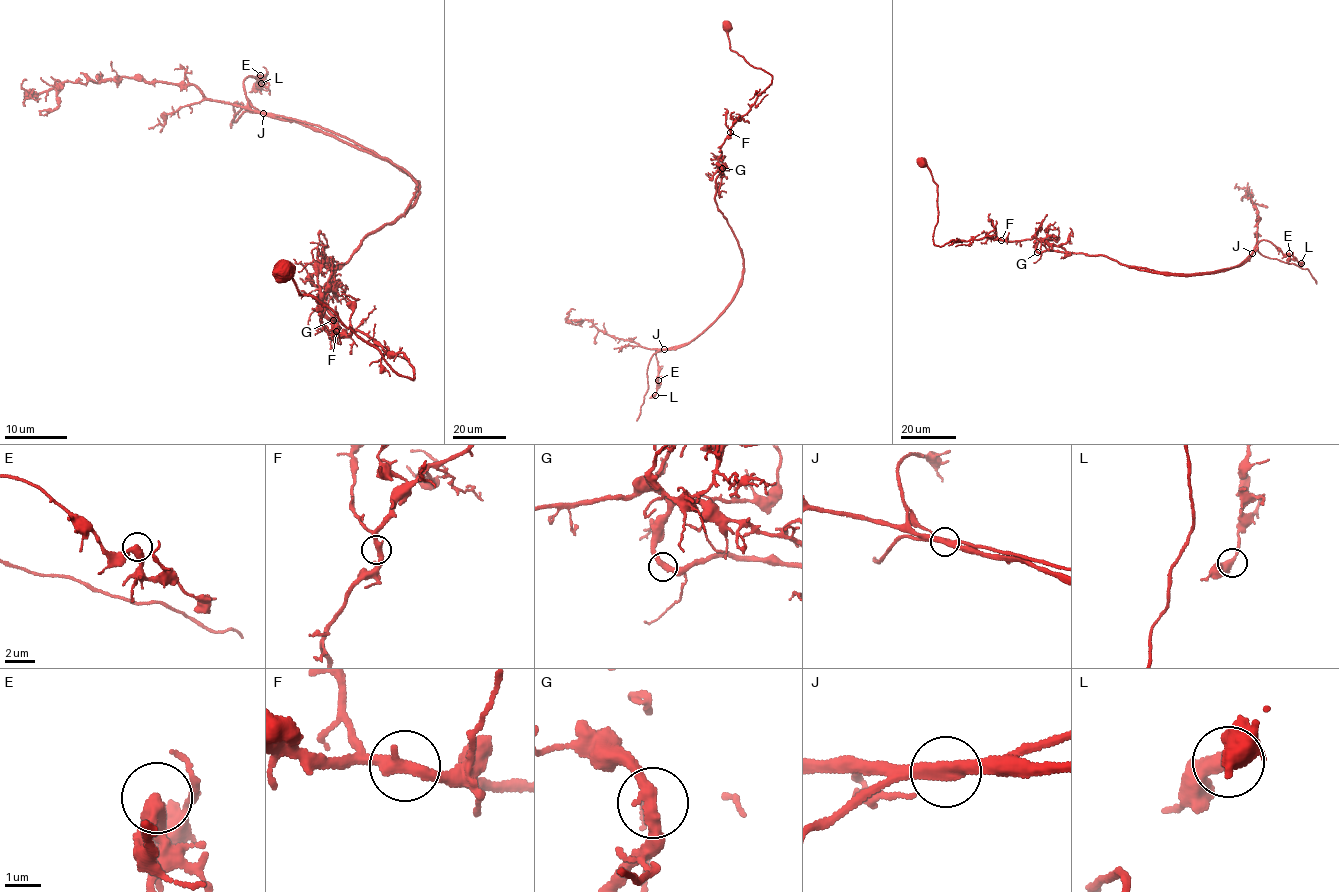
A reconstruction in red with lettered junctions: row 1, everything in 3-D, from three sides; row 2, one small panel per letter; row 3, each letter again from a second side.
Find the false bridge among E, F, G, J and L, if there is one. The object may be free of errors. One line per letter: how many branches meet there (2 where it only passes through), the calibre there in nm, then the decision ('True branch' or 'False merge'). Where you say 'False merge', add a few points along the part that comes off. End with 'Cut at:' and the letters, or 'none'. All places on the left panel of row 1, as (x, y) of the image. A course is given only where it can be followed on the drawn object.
E: Branches: 2. Thickness 380 nm. True branch
F: Branches: 2. Thickness 360 nm. True branch
G: Branches: 2. Thickness 340 nm. True branch
J: Branches: 2. Thickness 400 nm. False merge. Course of the part to remove: (264, 113), (321, 126), (399, 167), (417, 183), (414, 198), (404, 213)
L: Branches: 2. Thickness 360 nm. True branch
Cut at: J

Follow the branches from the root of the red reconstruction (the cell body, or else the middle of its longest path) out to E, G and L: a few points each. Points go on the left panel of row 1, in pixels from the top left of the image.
E: (286, 272), (413, 379), (320, 296), (333, 319), (334, 270), (417, 180), (254, 112), (260, 75)
G: (286, 272), (413, 379), (400, 352), (329, 330), (320, 296), (333, 320)
L: (286, 272), (413, 379), (320, 296), (333, 319), (334, 270), (417, 180), (254, 112), (261, 83)

